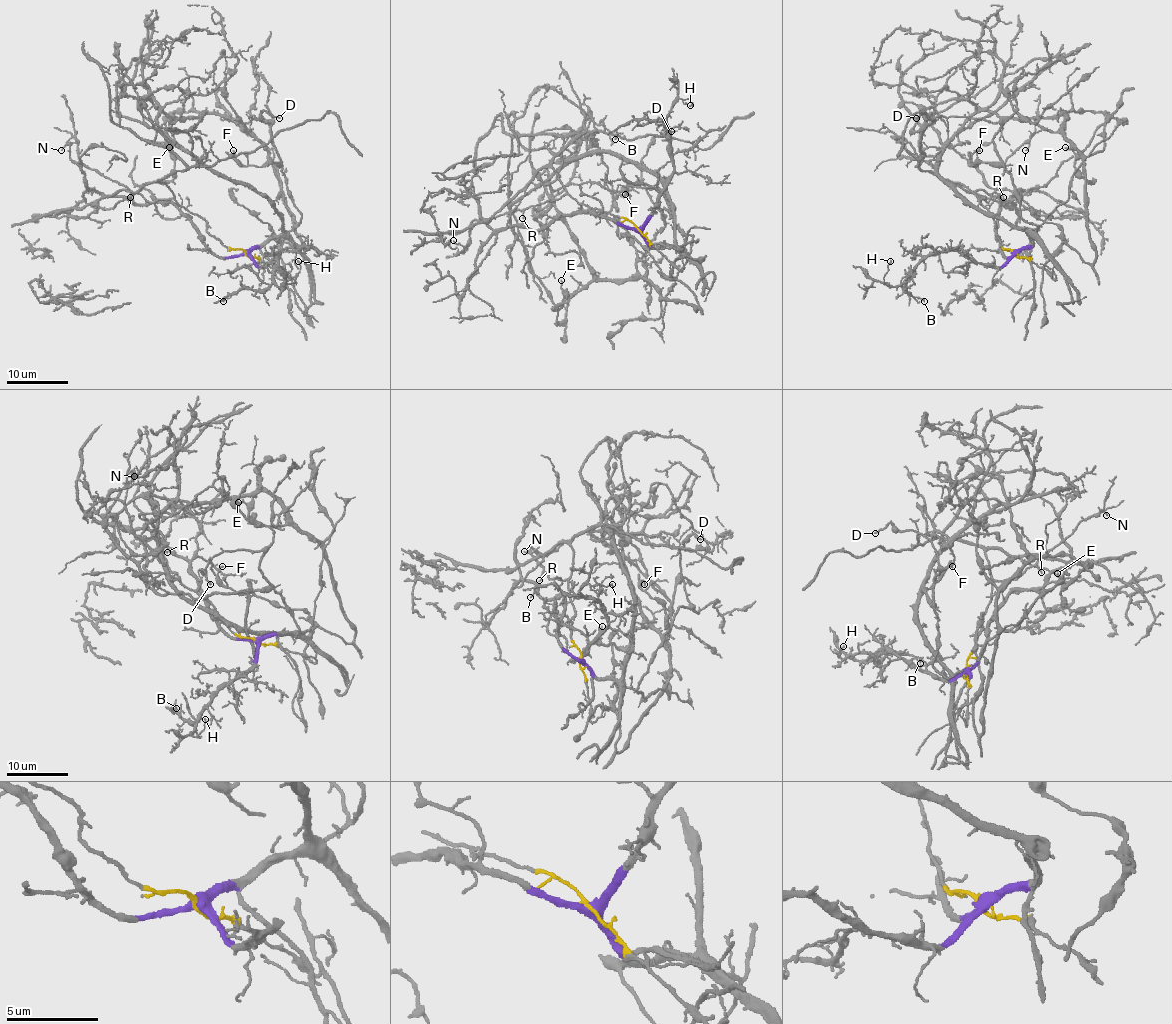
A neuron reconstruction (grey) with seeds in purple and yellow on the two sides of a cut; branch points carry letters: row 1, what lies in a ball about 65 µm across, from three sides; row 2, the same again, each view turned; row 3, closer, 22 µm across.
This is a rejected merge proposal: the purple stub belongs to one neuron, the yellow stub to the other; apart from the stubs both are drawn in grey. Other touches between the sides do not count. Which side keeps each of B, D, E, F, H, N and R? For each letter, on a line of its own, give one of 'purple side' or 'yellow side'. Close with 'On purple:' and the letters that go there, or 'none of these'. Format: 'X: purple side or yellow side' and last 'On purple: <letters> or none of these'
B: purple side
D: purple side
E: purple side
F: purple side
H: purple side
N: yellow side
R: yellow side
On purple: B, D, E, F, H

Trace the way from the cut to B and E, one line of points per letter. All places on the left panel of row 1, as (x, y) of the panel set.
B: (245, 253), (259, 266), (281, 250), (273, 280), (262, 289), (239, 288), (224, 297), (224, 302)
E: (245, 253), (296, 225), (268, 150), (233, 120), (188, 111), (175, 111), (165, 120), (172, 153), (168, 147)

